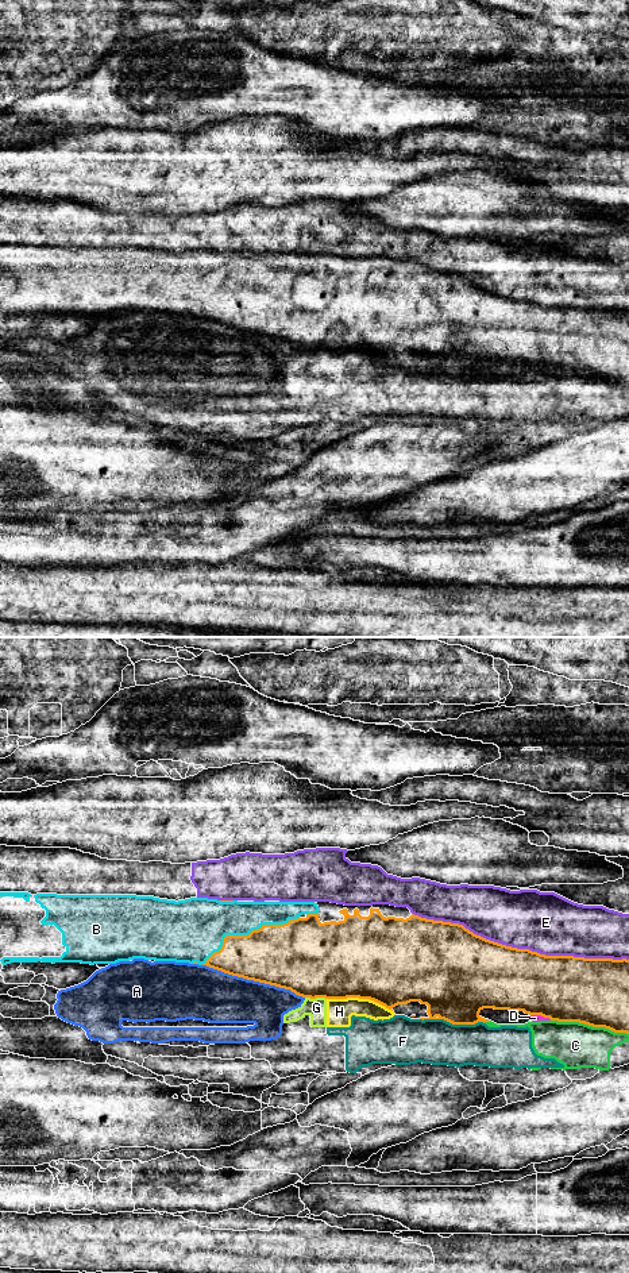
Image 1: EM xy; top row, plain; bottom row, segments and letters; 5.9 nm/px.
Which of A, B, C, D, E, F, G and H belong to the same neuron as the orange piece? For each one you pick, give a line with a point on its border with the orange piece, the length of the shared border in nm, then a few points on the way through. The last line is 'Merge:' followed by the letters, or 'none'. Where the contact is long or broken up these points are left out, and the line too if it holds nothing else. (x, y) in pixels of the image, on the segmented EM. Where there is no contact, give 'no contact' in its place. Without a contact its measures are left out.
B: contact xy (246, 936); length 650 nm
Merge: B

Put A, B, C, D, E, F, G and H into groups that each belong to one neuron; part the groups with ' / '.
A C F G H / B / D / E

